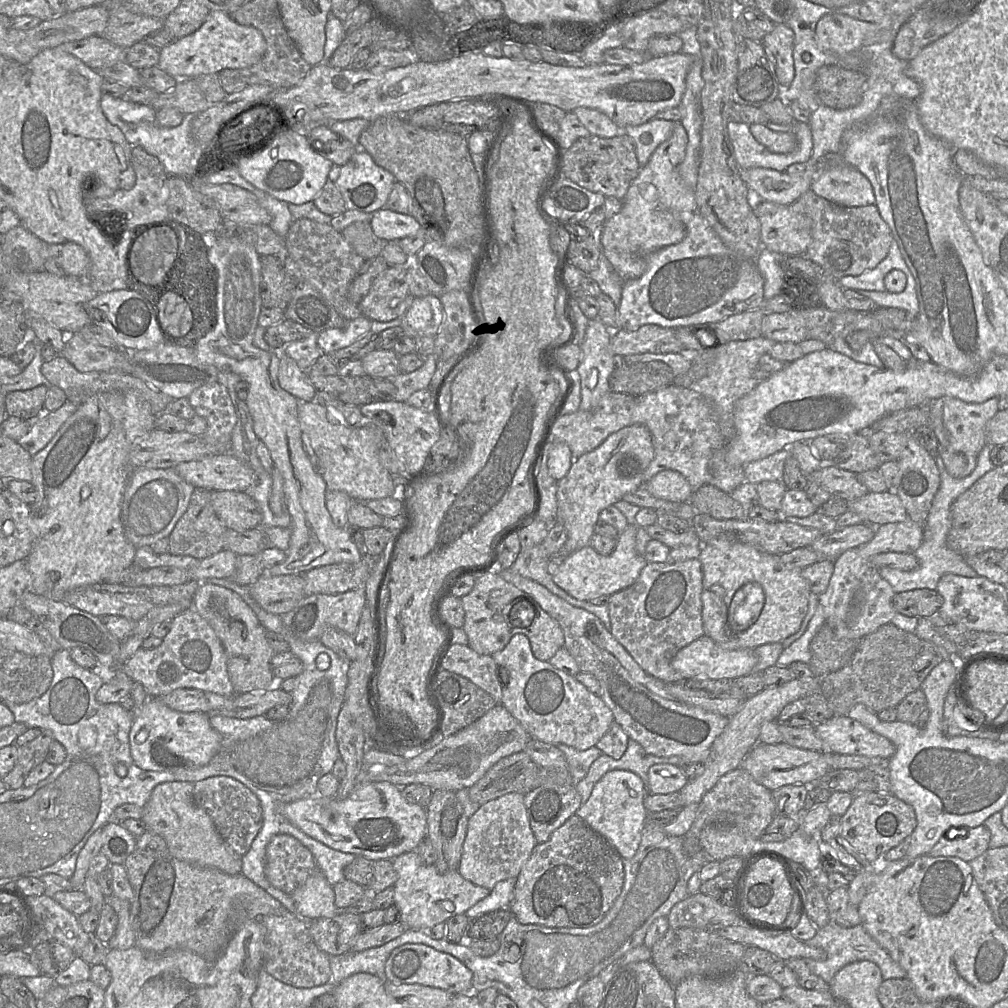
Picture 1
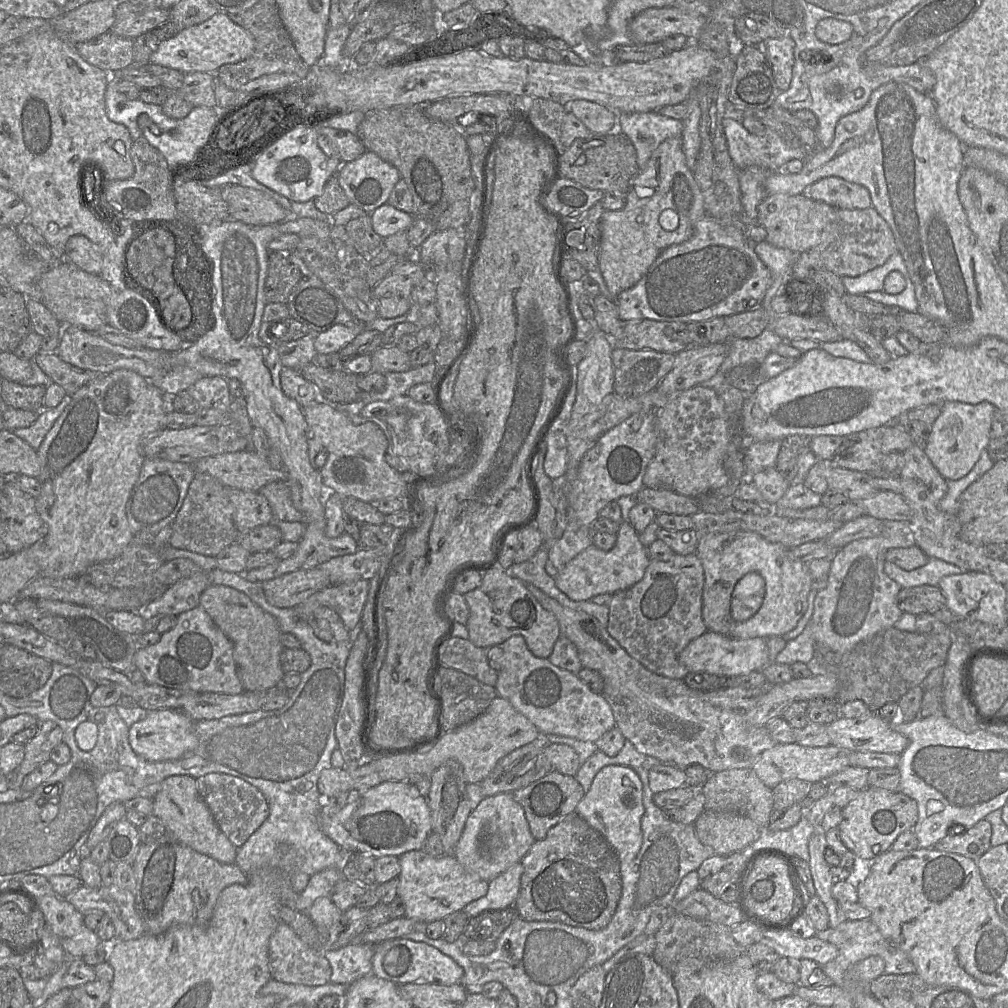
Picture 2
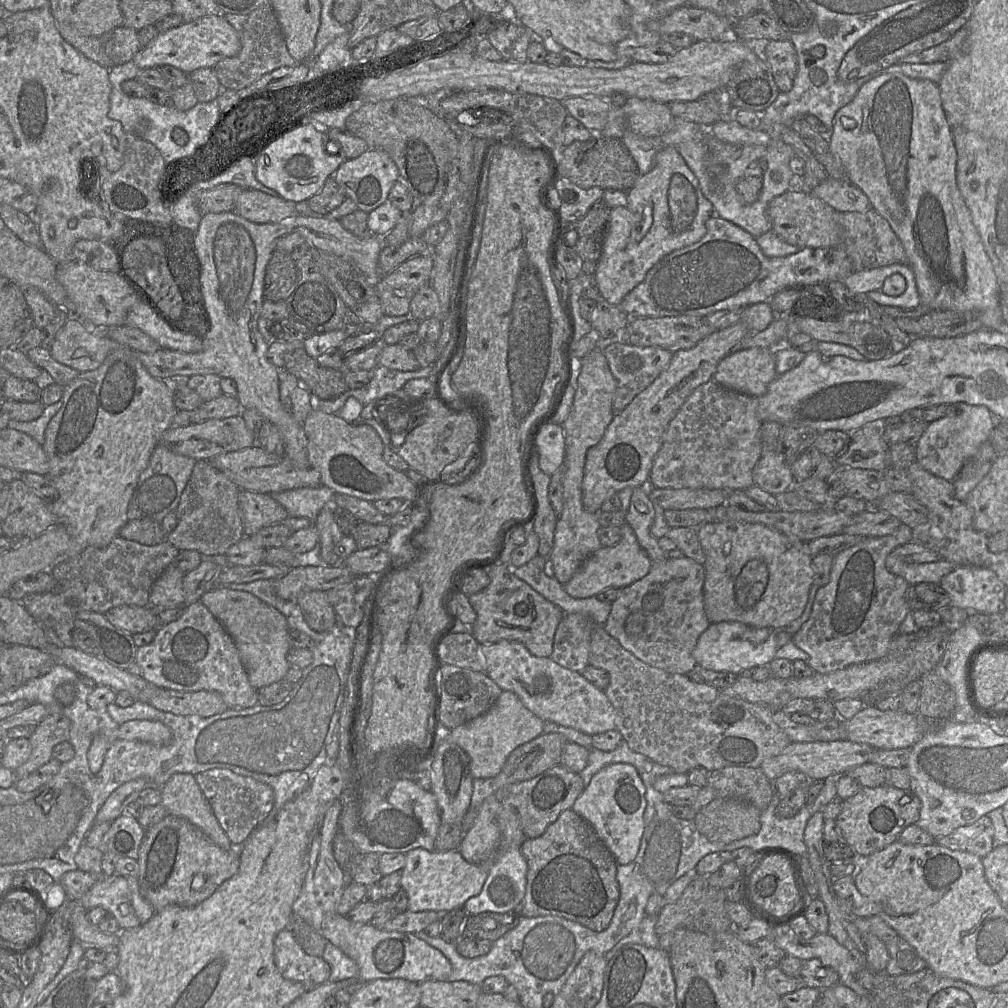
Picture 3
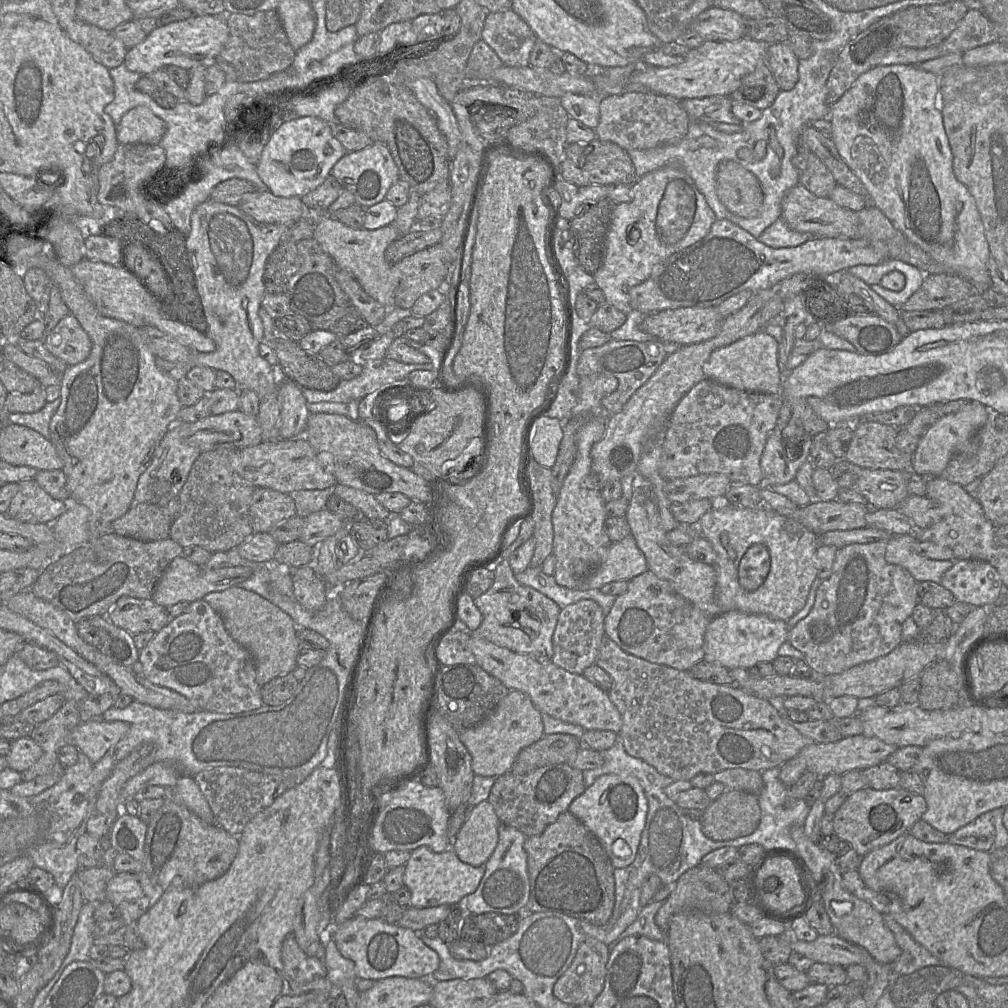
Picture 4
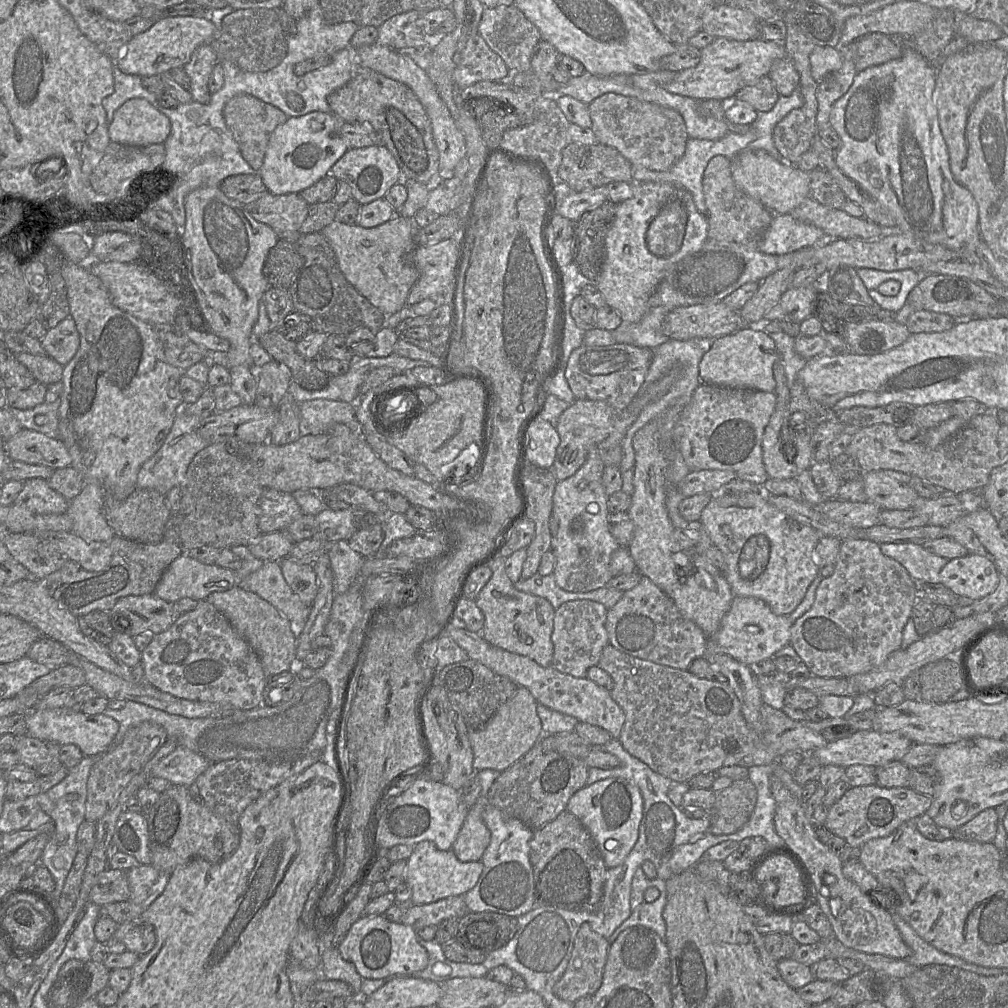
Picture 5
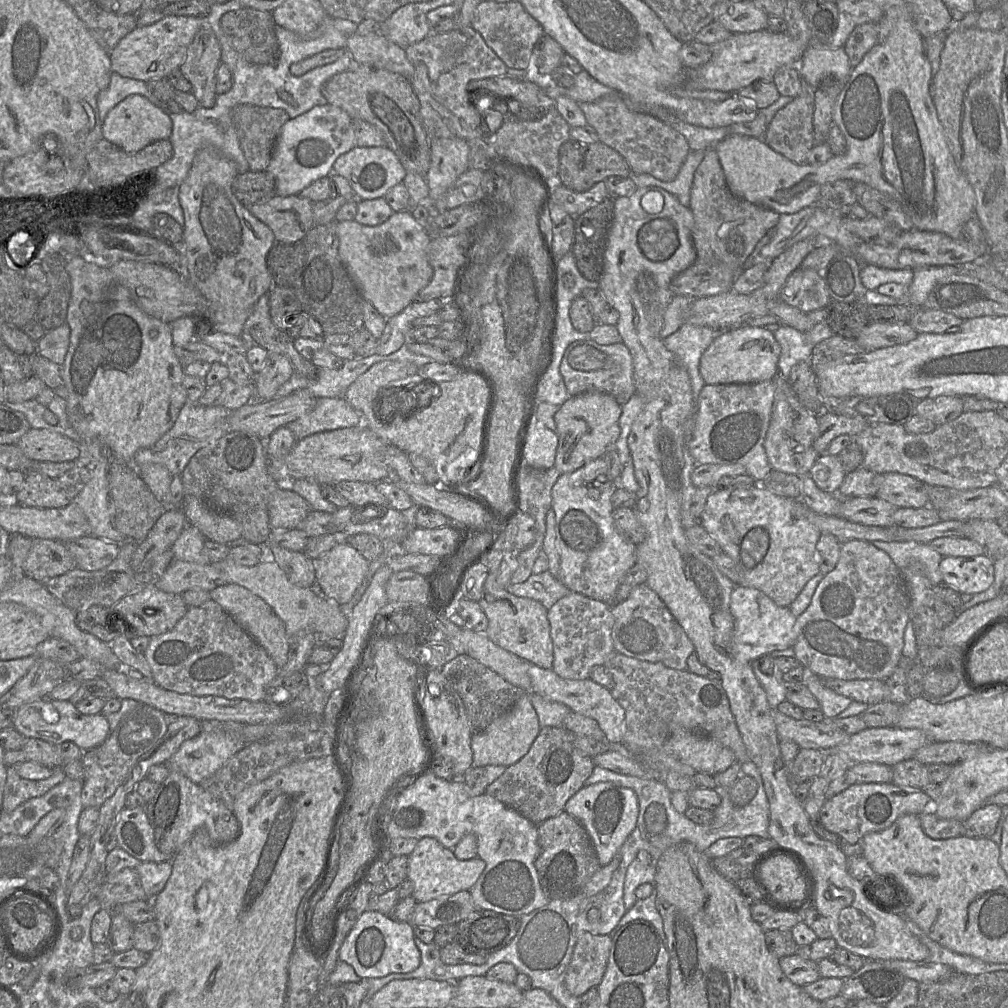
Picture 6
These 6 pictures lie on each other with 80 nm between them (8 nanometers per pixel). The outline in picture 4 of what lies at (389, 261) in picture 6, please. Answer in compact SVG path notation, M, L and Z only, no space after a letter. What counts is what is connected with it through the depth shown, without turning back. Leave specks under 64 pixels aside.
M332 216L319 220L312 238L331 256L337 267L351 273L370 297L389 309L394 307L396 275L385 259L385 251L400 236L393 224L376 230L353 229Z

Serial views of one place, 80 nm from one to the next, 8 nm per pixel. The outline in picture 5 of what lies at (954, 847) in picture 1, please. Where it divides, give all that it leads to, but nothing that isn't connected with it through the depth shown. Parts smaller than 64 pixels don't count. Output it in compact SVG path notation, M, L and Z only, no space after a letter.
M987 808L953 831L953 838L980 843L993 843L997 830L997 814Z

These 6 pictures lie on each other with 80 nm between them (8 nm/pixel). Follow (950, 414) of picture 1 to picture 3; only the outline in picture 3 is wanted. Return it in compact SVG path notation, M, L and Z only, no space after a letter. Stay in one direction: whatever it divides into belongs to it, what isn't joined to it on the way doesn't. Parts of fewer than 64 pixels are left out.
M955 404L951 414L930 422L915 448L916 461L935 476L953 481L964 465L980 447L990 439L995 427L995 417L985 405Z

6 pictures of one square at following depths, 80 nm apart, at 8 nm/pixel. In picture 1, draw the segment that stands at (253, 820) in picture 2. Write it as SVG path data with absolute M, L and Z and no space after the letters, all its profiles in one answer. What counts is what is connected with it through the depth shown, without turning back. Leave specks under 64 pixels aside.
M211 776L193 783L193 797L211 817L219 834L243 856L250 849L263 823L263 812L257 796L242 782L229 776Z

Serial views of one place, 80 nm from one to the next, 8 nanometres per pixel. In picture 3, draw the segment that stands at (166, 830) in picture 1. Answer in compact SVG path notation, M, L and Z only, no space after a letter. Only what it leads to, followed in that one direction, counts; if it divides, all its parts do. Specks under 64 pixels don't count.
M189 773L172 775L160 792L160 804L169 814L188 820L223 849L227 850L234 846L218 823L193 775Z

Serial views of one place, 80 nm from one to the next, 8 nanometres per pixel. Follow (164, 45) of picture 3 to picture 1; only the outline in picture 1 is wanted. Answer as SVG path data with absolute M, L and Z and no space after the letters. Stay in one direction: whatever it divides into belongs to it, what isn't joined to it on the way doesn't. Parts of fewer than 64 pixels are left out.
M211 11L197 31L160 50L158 67L178 80L196 78L219 74L224 69L253 66L262 59L265 51L266 41L258 29L238 24L225 12Z

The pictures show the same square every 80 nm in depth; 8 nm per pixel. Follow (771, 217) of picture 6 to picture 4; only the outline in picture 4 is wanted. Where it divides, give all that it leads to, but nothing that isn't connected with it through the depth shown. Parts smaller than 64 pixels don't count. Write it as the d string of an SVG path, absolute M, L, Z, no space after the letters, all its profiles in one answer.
M734 161L719 163L716 193L728 211L742 218L757 216L763 203L763 191L757 177Z

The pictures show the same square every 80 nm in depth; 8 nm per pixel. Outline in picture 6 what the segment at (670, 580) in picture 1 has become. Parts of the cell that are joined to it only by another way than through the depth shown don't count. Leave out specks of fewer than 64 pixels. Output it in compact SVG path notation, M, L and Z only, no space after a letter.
M646 583L634 586L628 598L611 609L615 652L638 660L659 662L672 669L687 670L687 659L695 652L695 646L665 603Z

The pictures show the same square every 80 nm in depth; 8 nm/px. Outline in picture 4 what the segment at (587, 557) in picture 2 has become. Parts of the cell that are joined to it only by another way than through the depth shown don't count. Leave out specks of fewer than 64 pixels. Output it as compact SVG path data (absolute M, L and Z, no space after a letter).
M630 532L623 540L611 543L604 561L587 577L579 589L573 590L600 589L610 582L630 581L647 570L646 558L643 552L638 548L636 541Z

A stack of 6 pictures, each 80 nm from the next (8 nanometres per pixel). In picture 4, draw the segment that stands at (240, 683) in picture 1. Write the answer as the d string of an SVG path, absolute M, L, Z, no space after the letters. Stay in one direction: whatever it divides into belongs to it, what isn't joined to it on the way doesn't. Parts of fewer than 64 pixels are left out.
M238 587L209 593L203 600L221 616L228 634L251 654L256 669L256 682L260 686L291 673L298 666L298 627L280 608L260 595Z

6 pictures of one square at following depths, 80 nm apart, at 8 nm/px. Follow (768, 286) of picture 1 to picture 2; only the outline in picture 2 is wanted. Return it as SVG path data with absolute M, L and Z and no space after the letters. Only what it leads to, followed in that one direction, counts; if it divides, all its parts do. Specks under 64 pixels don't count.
M766 240L758 242L754 246L754 251L772 275L772 283L762 301L762 306L772 319L779 315L773 312L771 301L776 295L784 293L787 283L793 279L791 278L791 267L799 254L775 247Z

